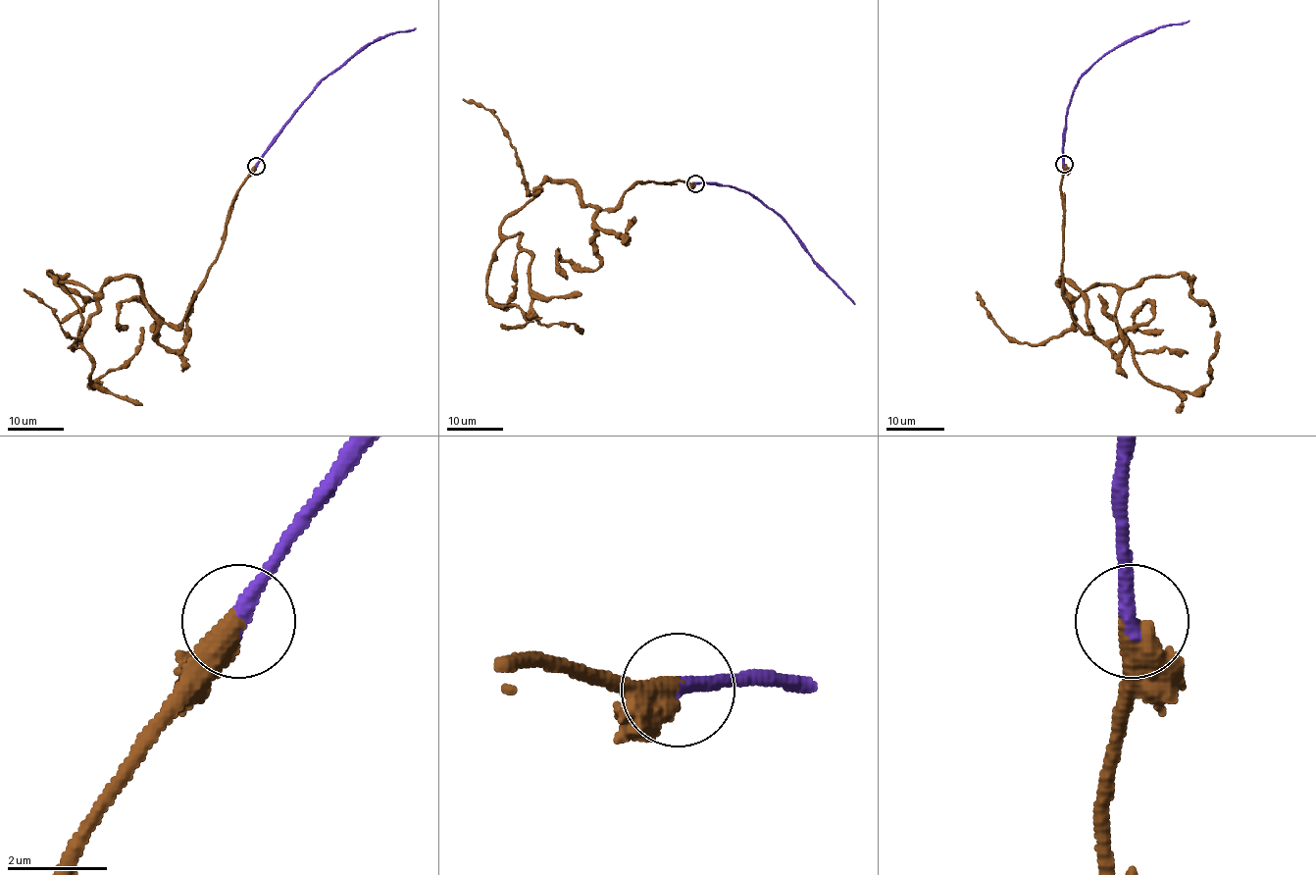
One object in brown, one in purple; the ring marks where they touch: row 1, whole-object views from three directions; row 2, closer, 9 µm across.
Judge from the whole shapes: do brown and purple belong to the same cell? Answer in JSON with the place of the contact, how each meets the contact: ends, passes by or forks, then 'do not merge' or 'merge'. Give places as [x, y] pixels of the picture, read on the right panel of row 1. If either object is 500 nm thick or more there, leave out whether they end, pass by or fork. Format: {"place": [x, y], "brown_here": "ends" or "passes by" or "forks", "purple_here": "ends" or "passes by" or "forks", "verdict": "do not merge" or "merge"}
{"place": [1064, 164], "verdict": "merge"}

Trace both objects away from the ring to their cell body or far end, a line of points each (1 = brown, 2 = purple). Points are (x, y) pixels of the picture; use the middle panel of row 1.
1: (694, 183), (638, 181), (605, 209), (545, 181), (505, 220), (531, 256), (531, 314), (580, 333)
2: (694, 183), (729, 184), (755, 196), (782, 219), (813, 262), (855, 304)

